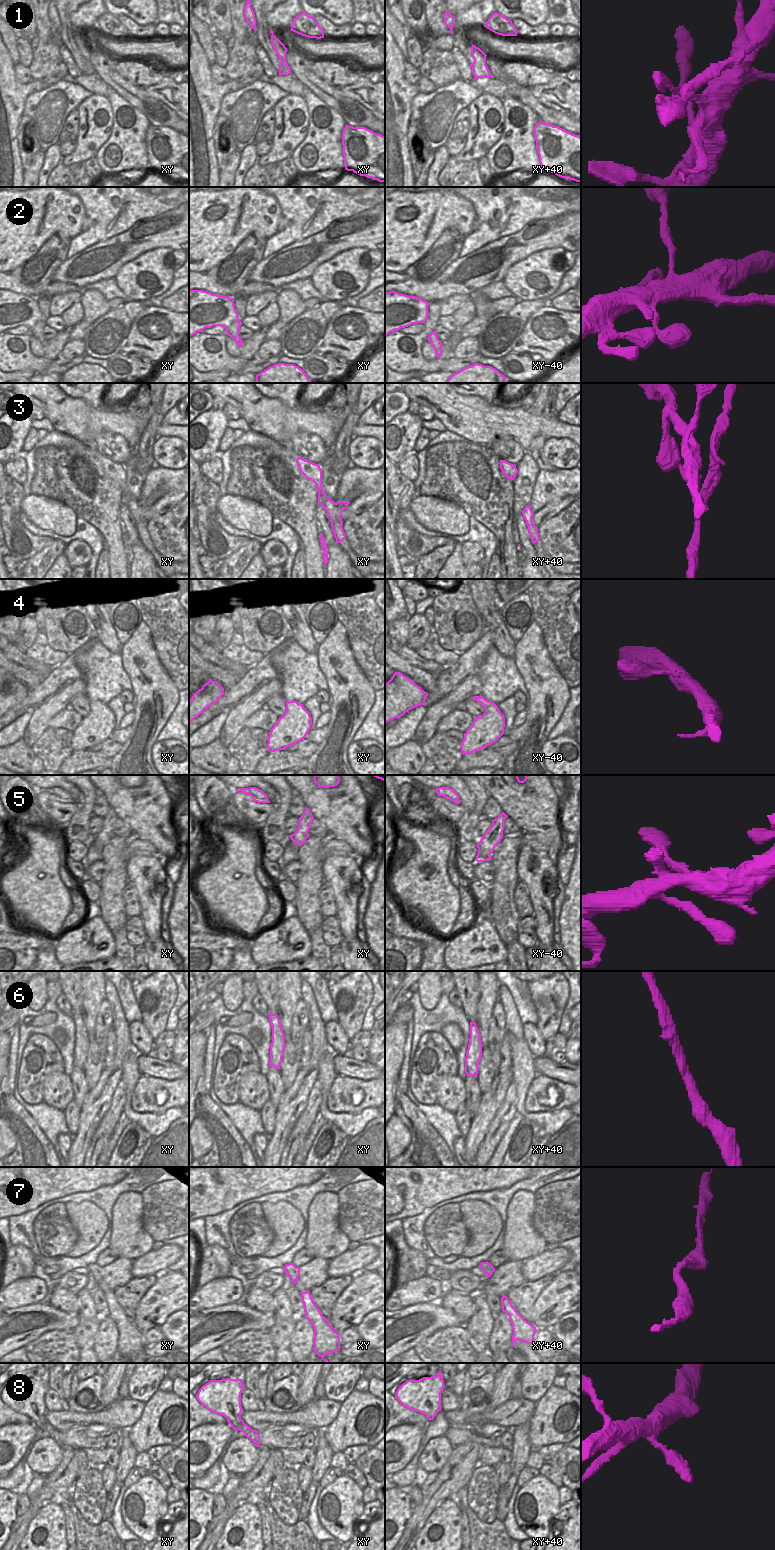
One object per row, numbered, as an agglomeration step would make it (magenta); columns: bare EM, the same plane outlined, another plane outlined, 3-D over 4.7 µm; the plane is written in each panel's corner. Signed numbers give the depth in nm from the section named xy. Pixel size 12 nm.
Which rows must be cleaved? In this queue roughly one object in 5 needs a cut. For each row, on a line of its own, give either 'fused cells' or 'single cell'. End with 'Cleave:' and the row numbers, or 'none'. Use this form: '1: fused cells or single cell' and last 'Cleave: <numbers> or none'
1: single cell
2: single cell
3: fused cells
4: single cell
5: single cell
6: single cell
7: single cell
8: single cell
Cleave: 3

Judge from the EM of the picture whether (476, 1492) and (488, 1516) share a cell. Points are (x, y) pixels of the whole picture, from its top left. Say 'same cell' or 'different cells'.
same cell

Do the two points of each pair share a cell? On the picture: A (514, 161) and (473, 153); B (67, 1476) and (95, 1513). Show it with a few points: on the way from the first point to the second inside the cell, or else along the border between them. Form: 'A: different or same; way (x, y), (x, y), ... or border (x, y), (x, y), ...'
A: different; border (500, 137), (484, 156)
B: different; border (77, 1477), (73, 1485)

